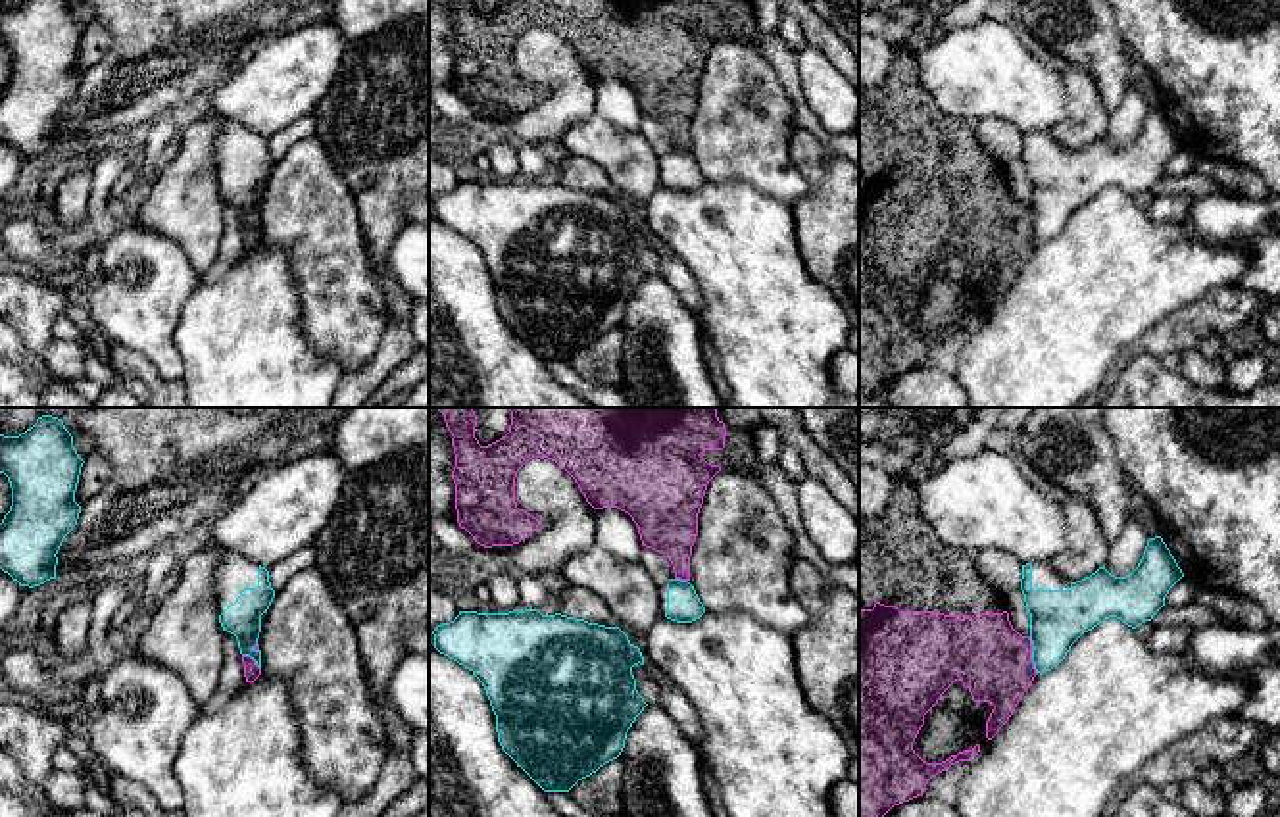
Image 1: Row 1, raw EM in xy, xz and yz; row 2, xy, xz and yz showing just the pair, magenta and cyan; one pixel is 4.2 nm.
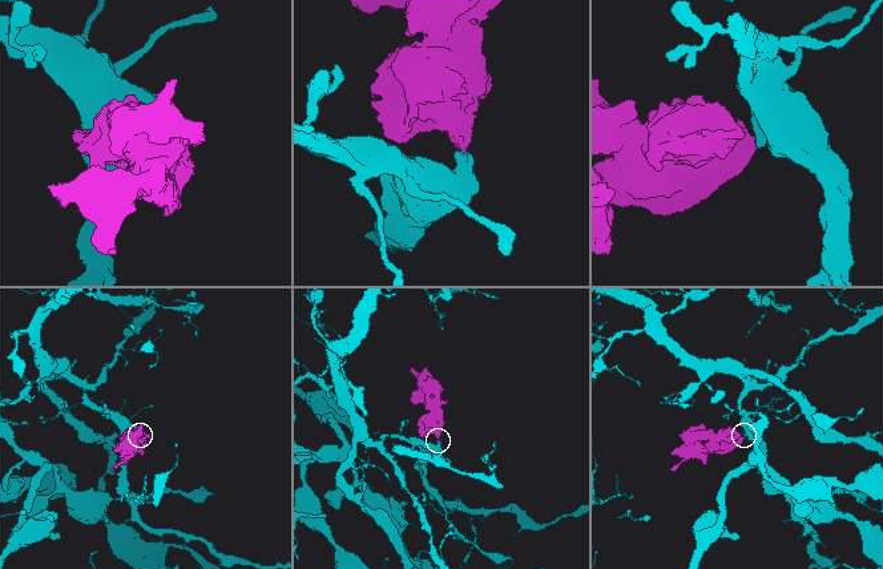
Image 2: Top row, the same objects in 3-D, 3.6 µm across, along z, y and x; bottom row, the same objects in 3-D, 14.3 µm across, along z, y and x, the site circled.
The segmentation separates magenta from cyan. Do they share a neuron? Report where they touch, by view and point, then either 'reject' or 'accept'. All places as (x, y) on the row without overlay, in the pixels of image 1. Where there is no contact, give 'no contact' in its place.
meets magenta in yz at (1031, 225); reject

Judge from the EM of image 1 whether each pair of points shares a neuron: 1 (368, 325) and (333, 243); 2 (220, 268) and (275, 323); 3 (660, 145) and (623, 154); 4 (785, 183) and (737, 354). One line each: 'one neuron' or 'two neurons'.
1: one neuron
2: two neurons
3: two neurons
4: two neurons

